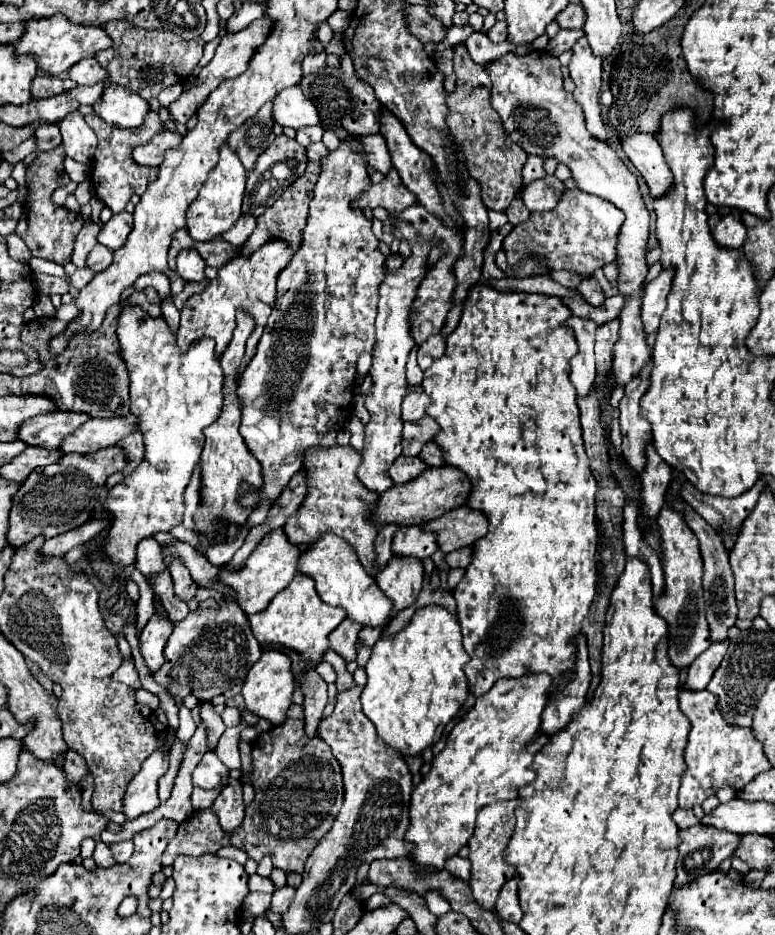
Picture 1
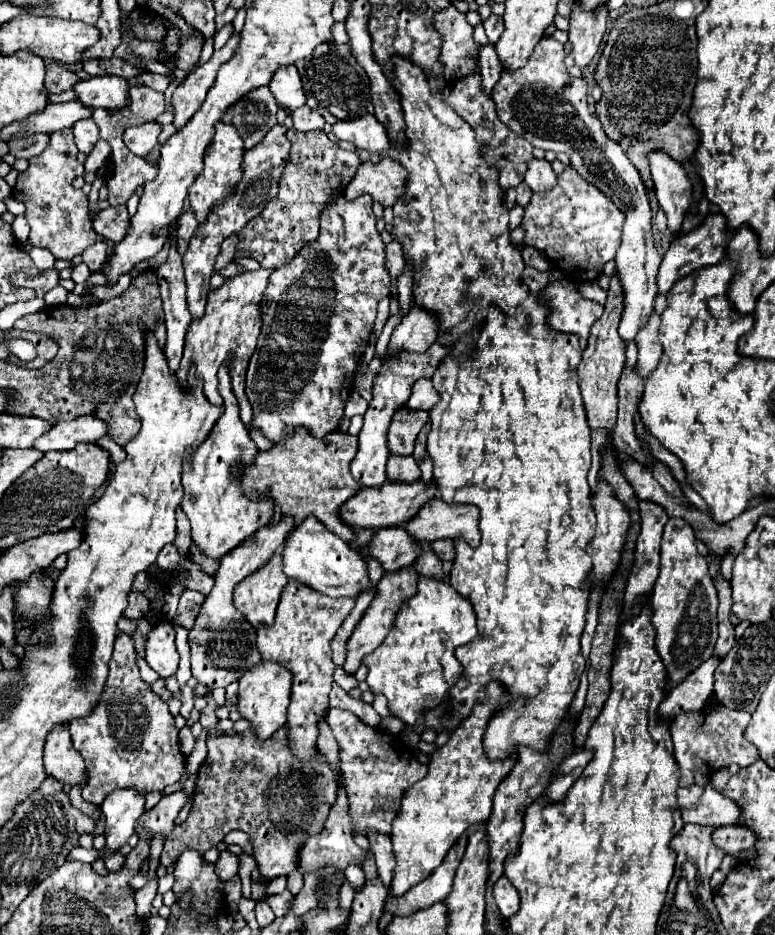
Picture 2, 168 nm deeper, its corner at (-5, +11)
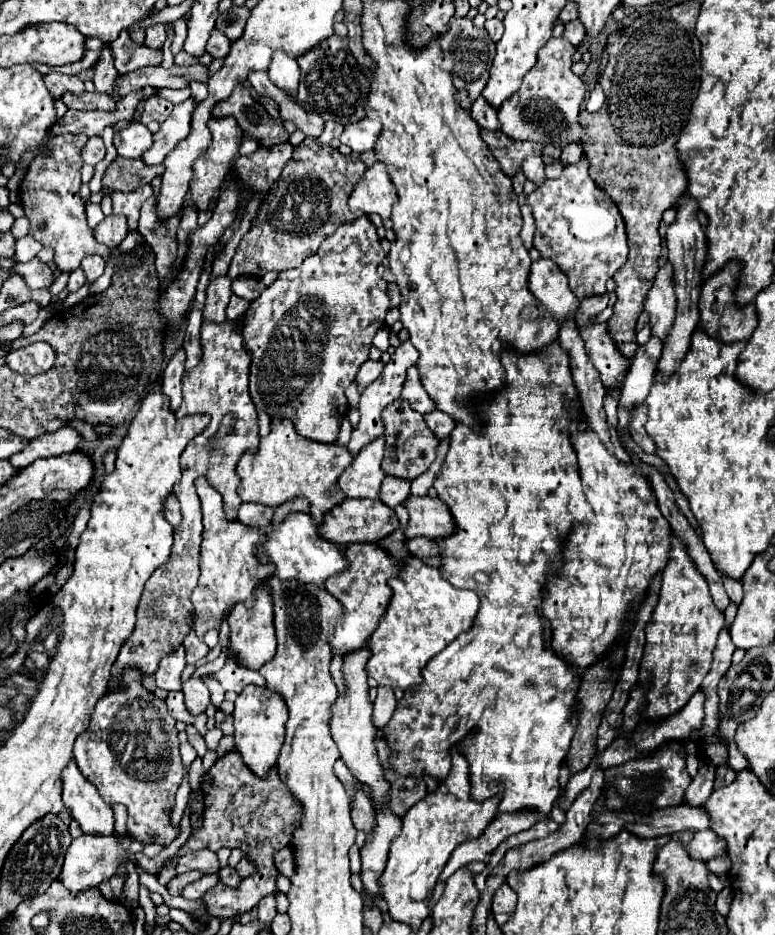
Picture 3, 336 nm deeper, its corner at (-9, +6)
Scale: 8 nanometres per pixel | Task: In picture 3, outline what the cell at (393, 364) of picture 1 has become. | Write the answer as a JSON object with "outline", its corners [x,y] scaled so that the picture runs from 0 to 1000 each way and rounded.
{"outline":[[[485,467],[477,476],[472,476],[459,487],[454,497],[441,506],[436,519],[449,532],[488,534],[493,512],[498,510],[498,506],[493,506],[490,499],[495,489],[495,478],[498,478],[498,470]]]}

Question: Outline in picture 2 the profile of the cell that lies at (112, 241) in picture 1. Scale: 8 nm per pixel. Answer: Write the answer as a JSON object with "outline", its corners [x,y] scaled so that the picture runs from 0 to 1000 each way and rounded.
{"outline":[[[142,220],[121,233],[121,248],[137,257],[155,259],[165,246],[165,225],[163,220]]]}

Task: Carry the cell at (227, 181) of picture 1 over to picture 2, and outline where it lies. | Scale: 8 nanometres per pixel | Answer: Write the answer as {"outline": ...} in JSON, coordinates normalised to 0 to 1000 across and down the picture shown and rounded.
{"outline":[[[281,130],[276,137],[279,137],[279,143],[263,165],[263,182],[255,186],[258,193],[250,193],[250,197],[243,201],[245,220],[248,220],[255,237],[263,237],[266,231],[271,229],[274,218],[297,210],[297,205],[302,205],[302,197],[307,197],[307,193],[312,190],[315,154],[312,154],[312,148],[307,145],[307,139],[292,130]]]}

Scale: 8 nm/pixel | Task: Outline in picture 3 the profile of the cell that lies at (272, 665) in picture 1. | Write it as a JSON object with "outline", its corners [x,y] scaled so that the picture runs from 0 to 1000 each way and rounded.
{"outline":[[[317,733],[317,737],[307,743],[305,748],[305,758],[302,758],[302,788],[305,797],[302,801],[310,803],[315,816],[335,831],[343,829],[343,825],[356,816],[364,793],[366,793],[366,782],[369,782],[369,752],[359,741],[348,741],[348,737],[335,735],[335,733]]]}

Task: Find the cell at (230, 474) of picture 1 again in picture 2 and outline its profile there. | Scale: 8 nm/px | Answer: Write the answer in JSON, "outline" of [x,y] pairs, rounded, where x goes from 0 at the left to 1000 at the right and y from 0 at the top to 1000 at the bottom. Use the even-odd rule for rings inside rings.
{"outline":[[[284,404],[284,424],[289,428],[289,441],[276,453],[268,468],[248,481],[248,490],[235,503],[235,520],[237,520],[237,533],[232,537],[232,543],[248,558],[248,578],[255,584],[255,588],[276,599],[284,599],[289,593],[299,590],[305,584],[310,584],[315,578],[325,575],[328,569],[338,563],[343,563],[351,554],[354,539],[343,533],[325,537],[307,524],[310,511],[317,503],[317,498],[328,492],[333,486],[330,475],[323,471],[323,464],[317,462],[317,456],[312,453],[307,445],[307,430],[299,421],[297,404]],[[310,494],[310,503],[302,509],[299,498]]]}

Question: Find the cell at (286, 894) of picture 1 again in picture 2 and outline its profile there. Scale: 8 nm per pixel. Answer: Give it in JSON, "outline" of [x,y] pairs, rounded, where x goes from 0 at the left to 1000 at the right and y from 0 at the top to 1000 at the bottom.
{"outline":[[[366,952],[364,956],[354,956],[354,958],[346,958],[346,960],[341,960],[341,963],[348,967],[348,971],[354,973],[356,980],[366,980],[366,978],[374,973],[374,969],[377,969],[379,958],[377,958],[372,952]]]}

